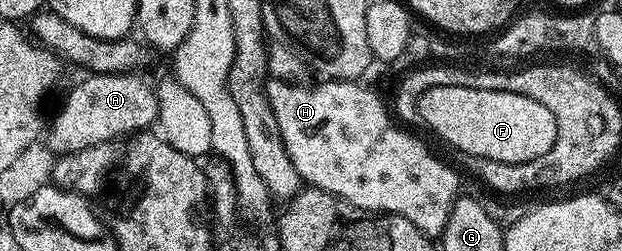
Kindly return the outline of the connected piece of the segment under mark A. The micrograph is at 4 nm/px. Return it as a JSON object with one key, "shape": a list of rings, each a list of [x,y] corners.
{"shape":[[[126,72],[123,74],[89,74],[88,76],[82,77],[82,80],[78,86],[73,86],[69,90],[69,95],[65,98],[65,103],[61,106],[61,111],[53,118],[53,123],[48,123],[47,134],[49,130],[49,144],[47,144],[48,149],[53,152],[54,155],[60,156],[64,154],[69,154],[73,152],[79,152],[80,149],[87,148],[91,145],[101,145],[104,142],[113,142],[114,140],[120,140],[124,134],[129,134],[128,136],[136,135],[138,132],[145,132],[150,129],[156,123],[157,120],[157,86],[155,82],[145,75],[145,72]]]}

